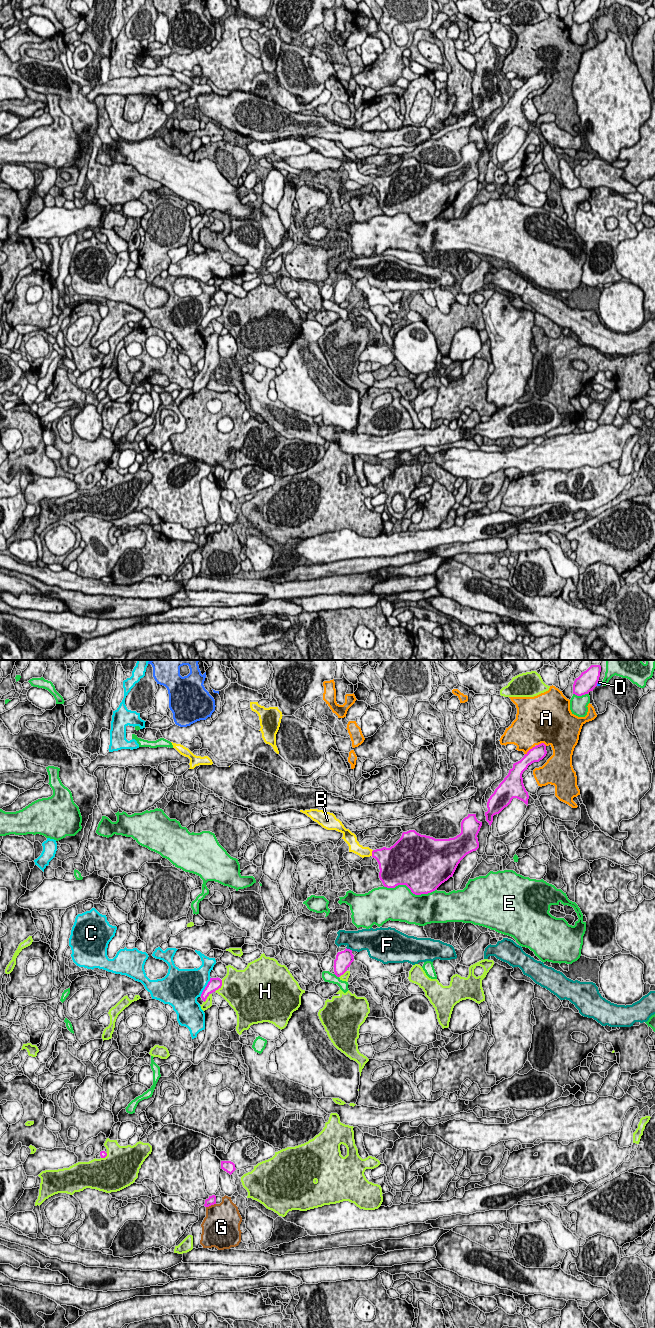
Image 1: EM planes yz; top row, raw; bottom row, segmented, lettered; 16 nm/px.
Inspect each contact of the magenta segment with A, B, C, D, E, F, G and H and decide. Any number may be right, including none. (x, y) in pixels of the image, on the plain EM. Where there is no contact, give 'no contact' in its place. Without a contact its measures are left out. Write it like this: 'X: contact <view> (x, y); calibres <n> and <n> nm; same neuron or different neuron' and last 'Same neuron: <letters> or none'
A: contact yz (530, 77); calibres 240 and 460 nm; different neuron
B: contact yz (372, 181); calibres 320 and 170 nm; same neuron
C: contact yz (206, 314); calibres 200 and 440 nm; different neuron
D: contact yz (597, 10); calibres 320 and 60 nm; different neuron
E: contact yz (409, 216); calibres 500 and 460 nm; different neuron
F: contact yz (349, 277); calibres 260 and 320 nm; different neuron
G: contact yz (210, 533); calibres 140 and 440 nm; different neuron
H: contact yz (220, 314); calibres 200 and 460 nm; different neuron
Same neuron: B

